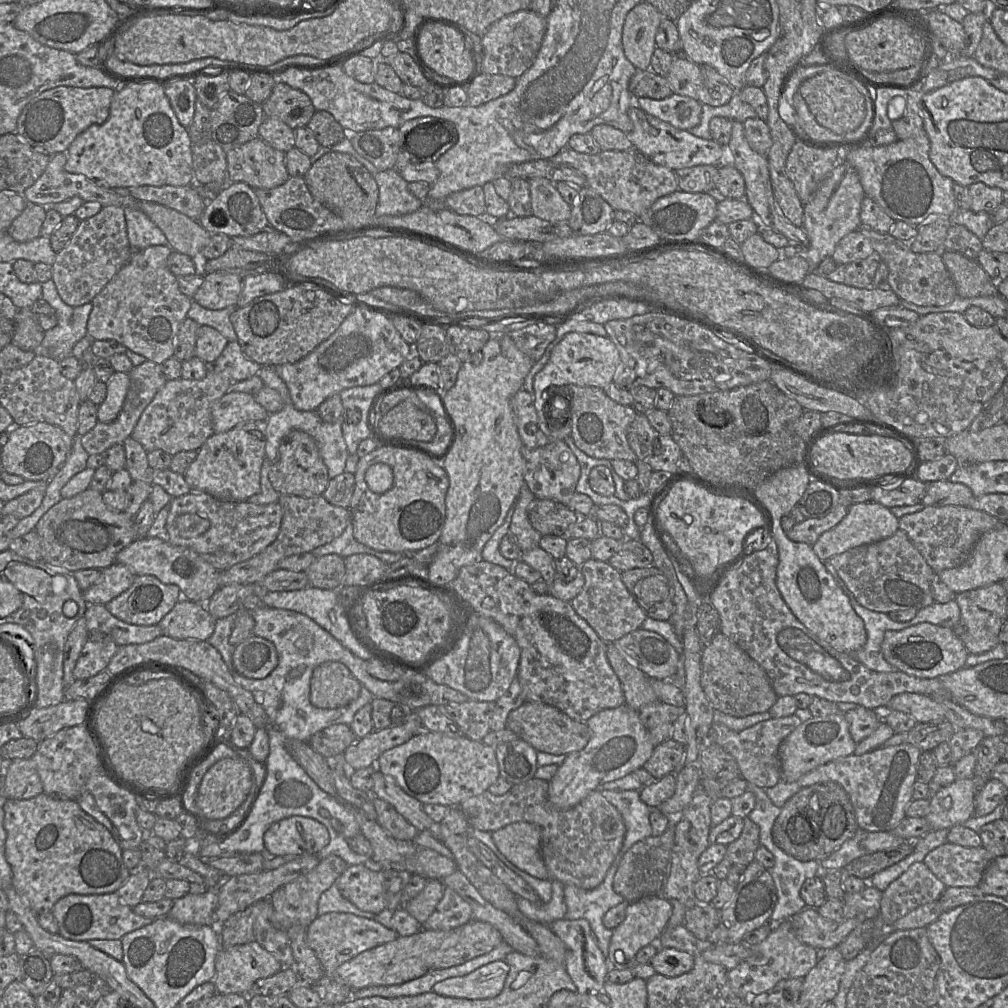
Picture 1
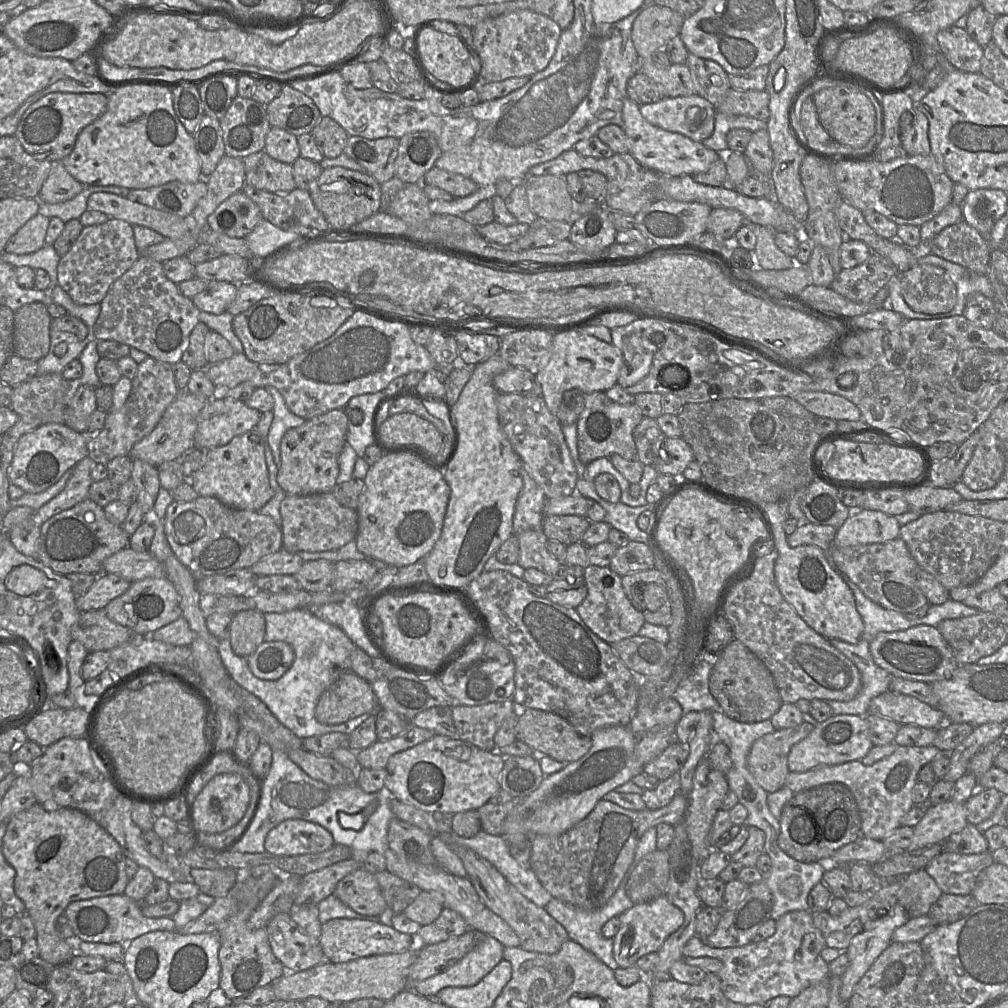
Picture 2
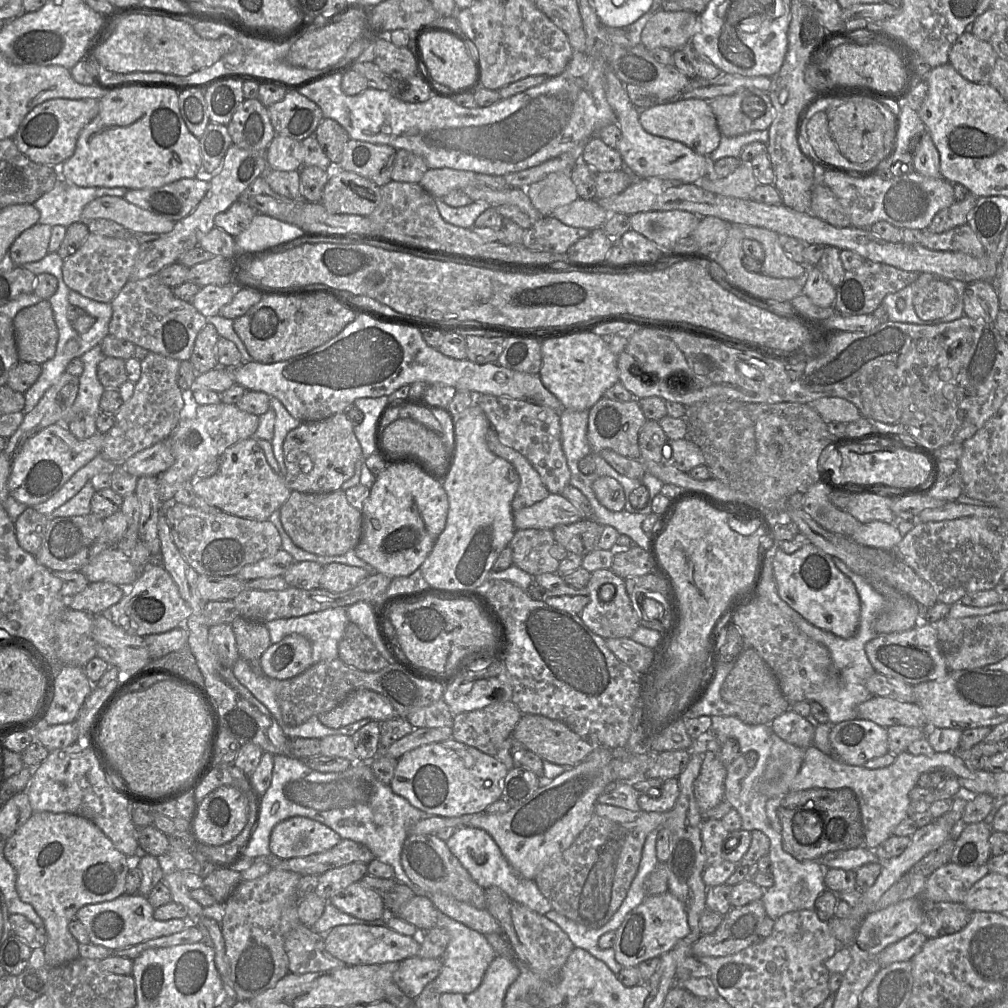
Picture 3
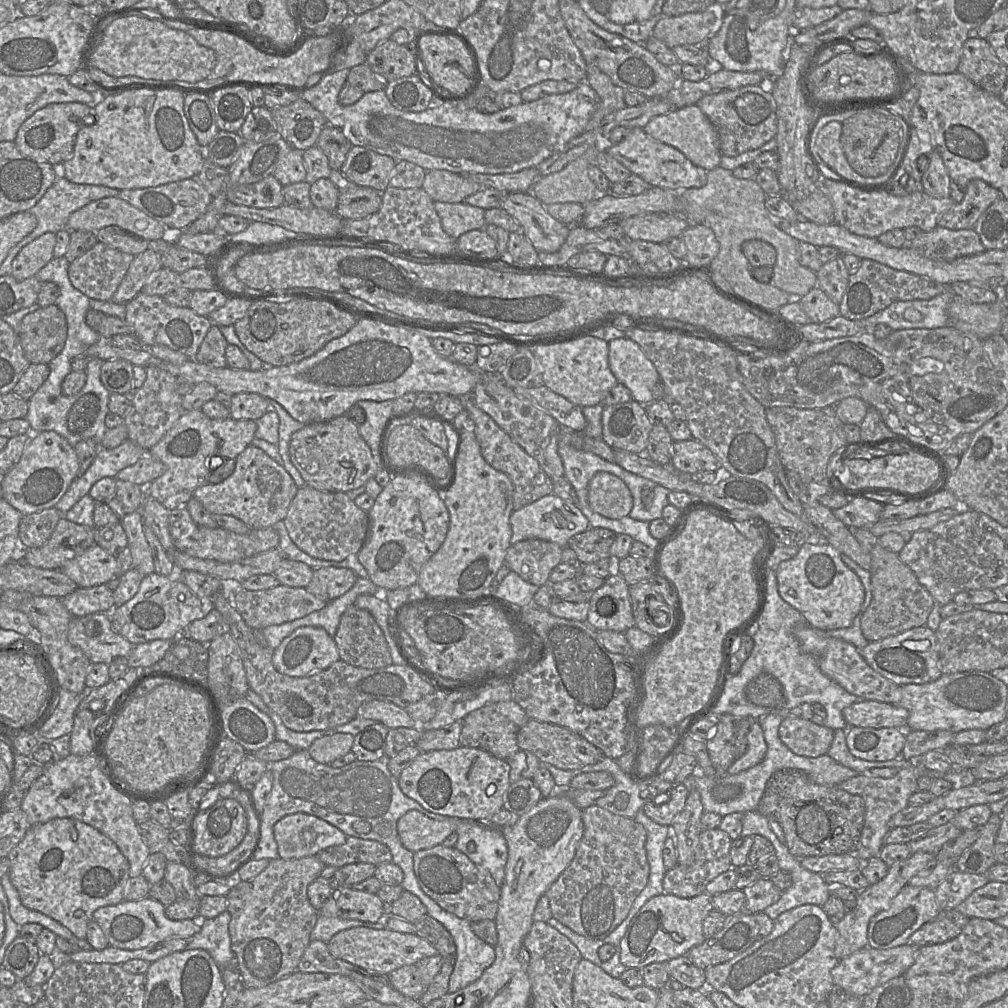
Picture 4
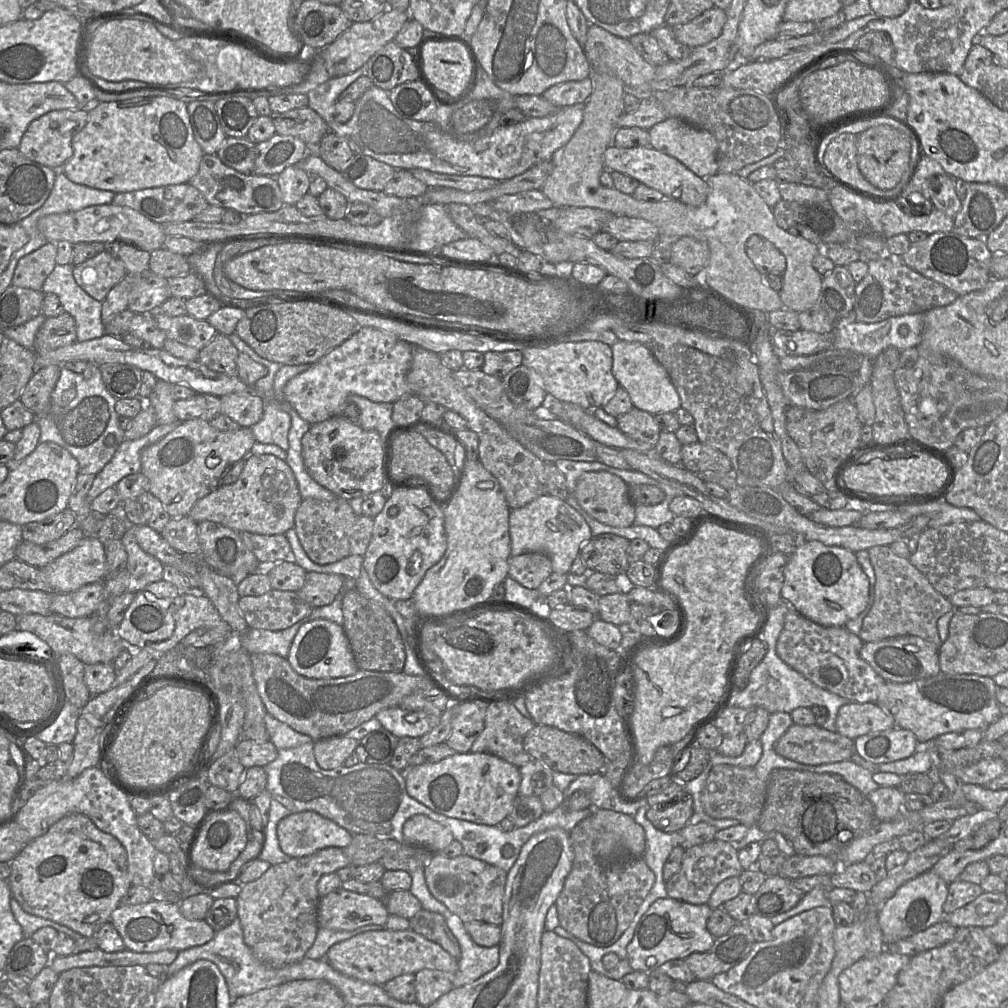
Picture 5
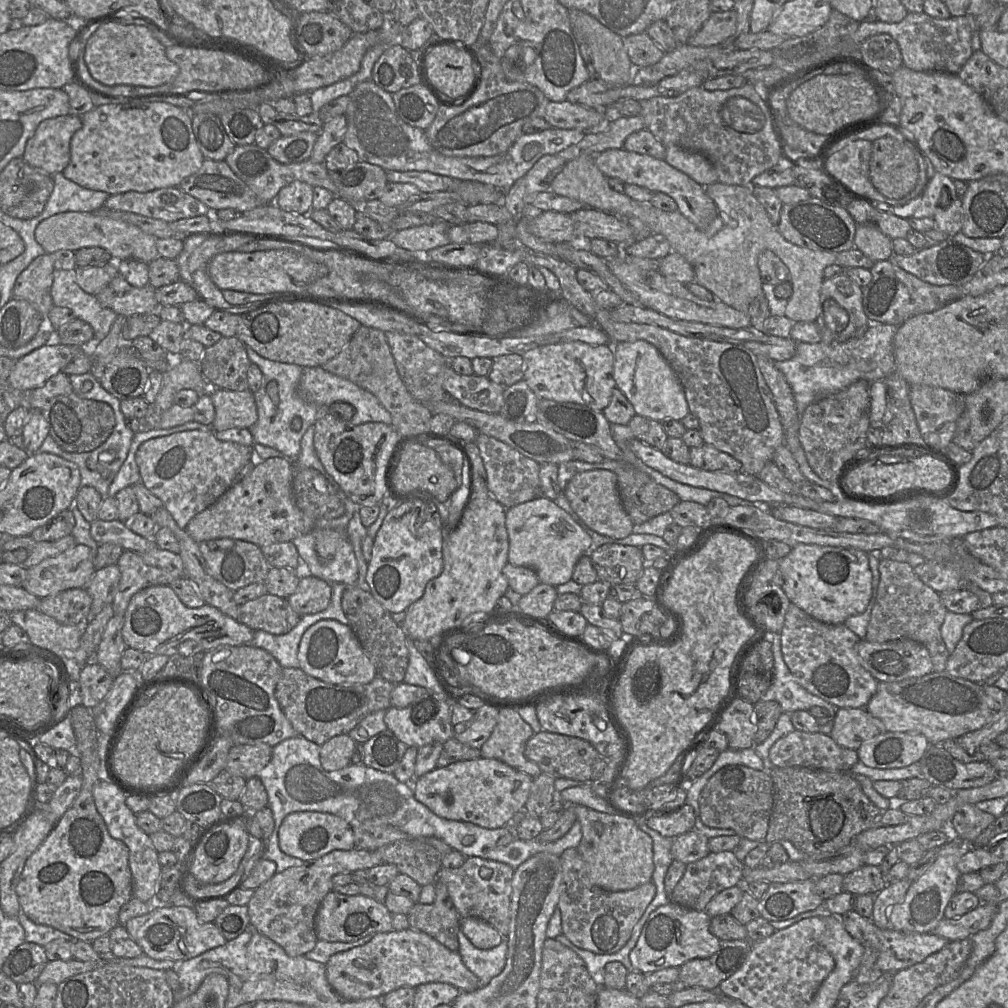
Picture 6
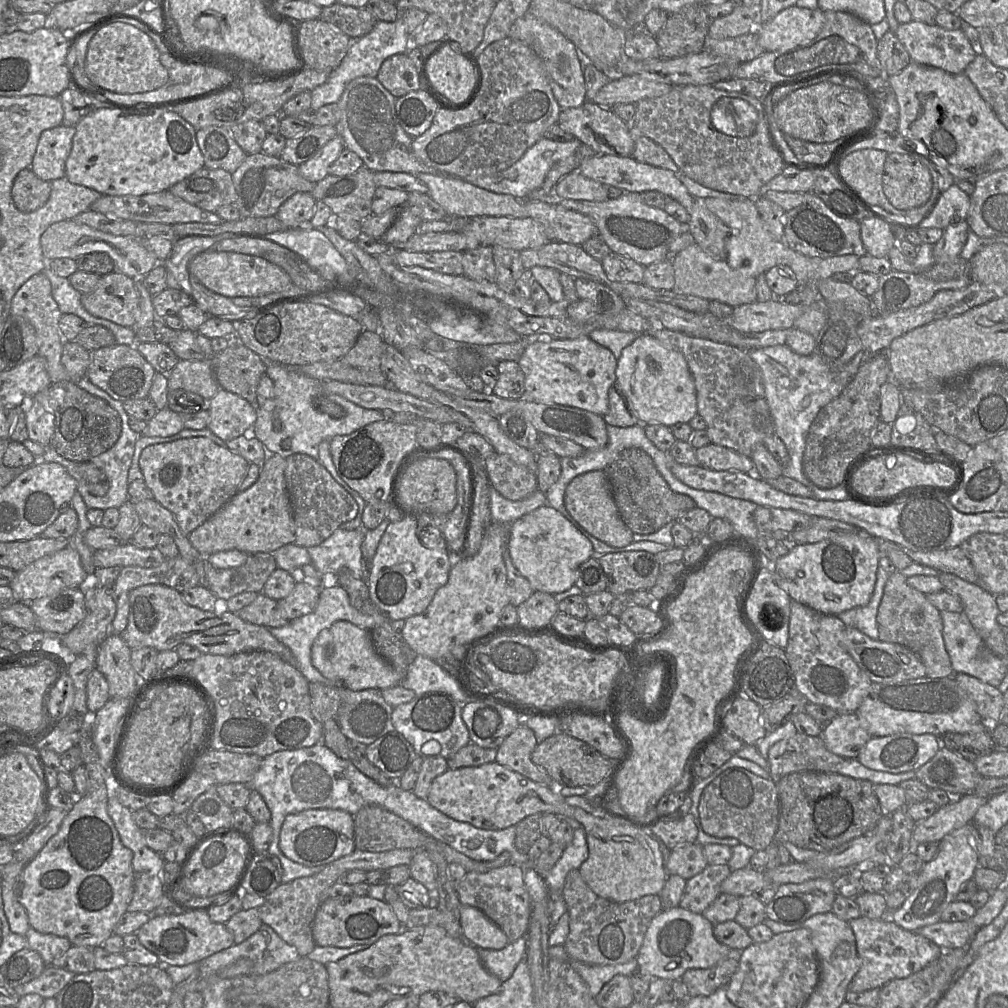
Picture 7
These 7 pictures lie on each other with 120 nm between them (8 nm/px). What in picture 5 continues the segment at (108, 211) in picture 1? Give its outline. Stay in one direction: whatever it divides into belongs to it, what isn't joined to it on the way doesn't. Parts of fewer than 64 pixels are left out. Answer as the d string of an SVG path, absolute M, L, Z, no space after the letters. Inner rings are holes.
M106 250L73 267L76 283L92 298L102 302L126 275L123 263Z

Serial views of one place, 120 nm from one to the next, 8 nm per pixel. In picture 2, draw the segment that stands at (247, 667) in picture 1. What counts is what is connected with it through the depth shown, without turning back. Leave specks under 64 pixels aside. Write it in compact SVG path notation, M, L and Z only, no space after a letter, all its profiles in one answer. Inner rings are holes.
M264 641L246 658L253 675L263 680L278 680L292 666L295 652L283 641Z

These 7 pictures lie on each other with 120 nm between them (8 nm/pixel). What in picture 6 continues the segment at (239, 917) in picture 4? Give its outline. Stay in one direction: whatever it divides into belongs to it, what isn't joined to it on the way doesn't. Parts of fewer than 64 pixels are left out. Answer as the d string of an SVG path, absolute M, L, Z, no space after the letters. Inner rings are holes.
M362 849L334 850L301 866L276 872L254 890L247 904L250 925L281 946L290 957L304 956L317 942L315 916L324 897L333 890L332 877L339 873L368 870L385 863L376 851Z

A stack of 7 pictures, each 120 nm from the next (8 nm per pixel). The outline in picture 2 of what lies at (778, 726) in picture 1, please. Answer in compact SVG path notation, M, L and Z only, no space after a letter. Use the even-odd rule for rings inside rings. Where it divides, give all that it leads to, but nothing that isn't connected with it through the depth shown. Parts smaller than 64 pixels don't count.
M804 721L795 727L775 730L753 743L747 758L747 766L756 782L766 792L773 793L785 787L784 783L790 772L789 752L813 729L813 725Z

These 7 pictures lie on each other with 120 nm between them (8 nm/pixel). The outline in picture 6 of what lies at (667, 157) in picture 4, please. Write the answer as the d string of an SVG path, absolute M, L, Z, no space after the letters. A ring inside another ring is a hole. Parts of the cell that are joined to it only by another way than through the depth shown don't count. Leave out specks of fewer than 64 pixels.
M620 148L609 149L597 154L594 161L608 178L618 178L626 184L635 184L652 192L662 192L669 195L676 202L679 211L702 231L705 231L718 216L718 208L706 193L705 187L668 164L666 160Z

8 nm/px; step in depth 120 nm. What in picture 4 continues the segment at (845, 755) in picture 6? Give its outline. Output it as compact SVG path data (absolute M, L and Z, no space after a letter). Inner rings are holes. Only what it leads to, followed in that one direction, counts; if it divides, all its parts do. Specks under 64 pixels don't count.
M788 714L779 726L779 737L793 753L818 757L827 754L834 730Z

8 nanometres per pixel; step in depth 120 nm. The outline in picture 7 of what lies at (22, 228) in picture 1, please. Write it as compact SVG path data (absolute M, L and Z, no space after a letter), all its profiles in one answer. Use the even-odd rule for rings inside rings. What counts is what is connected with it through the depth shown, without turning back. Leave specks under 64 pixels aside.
M44 272L33 275L18 289L11 301L10 314L23 317L35 329L38 345L37 355L43 359L51 383L73 381L77 384L77 380L81 378L70 376L61 362L64 340L59 328L59 319L62 312L53 298L50 280Z

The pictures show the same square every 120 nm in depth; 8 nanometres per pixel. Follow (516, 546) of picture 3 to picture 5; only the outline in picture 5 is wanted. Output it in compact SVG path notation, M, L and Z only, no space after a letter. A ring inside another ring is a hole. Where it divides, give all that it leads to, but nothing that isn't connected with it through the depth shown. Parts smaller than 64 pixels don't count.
M525 553L509 558L508 576L528 589L538 589L552 572L550 558L541 553Z

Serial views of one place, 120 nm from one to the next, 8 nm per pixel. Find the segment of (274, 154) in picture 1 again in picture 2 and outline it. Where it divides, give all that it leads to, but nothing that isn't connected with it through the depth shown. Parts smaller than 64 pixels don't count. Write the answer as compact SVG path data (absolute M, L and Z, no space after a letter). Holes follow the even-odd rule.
M264 150L241 158L245 166L245 184L277 194L296 188L292 166L271 158Z

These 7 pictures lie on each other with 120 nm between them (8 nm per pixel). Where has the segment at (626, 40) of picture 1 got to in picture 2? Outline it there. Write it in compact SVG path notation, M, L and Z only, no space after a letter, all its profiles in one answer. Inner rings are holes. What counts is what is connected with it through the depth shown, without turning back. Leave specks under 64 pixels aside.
M656 4L648 6L634 20L631 38L639 57L652 57L652 55L663 49L674 37L680 35L685 17L667 7Z

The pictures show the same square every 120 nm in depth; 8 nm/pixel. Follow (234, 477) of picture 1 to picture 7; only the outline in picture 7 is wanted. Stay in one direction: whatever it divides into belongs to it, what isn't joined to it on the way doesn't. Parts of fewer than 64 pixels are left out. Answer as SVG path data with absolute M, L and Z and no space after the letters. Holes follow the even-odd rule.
M268 454L260 469L257 481L250 488L239 491L189 534L190 543L202 556L228 550L248 554L272 553L295 542L295 522L285 481L286 459L277 454Z

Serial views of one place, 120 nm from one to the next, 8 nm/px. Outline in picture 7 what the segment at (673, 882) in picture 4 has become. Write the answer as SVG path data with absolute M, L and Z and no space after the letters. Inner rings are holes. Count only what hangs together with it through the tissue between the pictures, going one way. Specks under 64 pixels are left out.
M708 864L702 872L686 881L679 906L702 914L721 894L721 884L730 874L731 869L727 864Z

